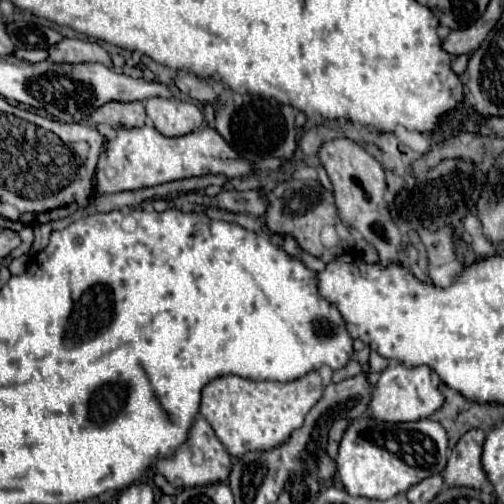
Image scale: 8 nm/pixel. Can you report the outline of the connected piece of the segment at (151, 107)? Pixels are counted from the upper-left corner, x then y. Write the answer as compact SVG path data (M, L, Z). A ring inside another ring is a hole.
M149 98L145 102L147 116L153 126L169 138L185 136L203 128L203 110L195 102L179 102L179 98Z

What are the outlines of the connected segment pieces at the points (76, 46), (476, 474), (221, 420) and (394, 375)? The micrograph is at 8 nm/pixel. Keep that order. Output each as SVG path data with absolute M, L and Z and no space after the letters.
M65 38L59 44L49 48L49 60L61 64L61 62L69 62L69 64L81 64L81 62L101 62L107 68L113 68L111 56L105 48L101 48L97 42L85 42L85 40L73 40L73 38Z
M473 428L461 436L461 440L453 448L451 458L447 462L447 468L443 472L447 486L485 488L489 484L487 474L481 466L483 442L485 442L485 432L481 428Z
M317 372L293 382L253 382L241 376L223 376L203 388L201 416L211 424L229 456L241 458L245 452L273 450L287 442L291 432L303 426L307 412L321 396L323 384Z
M393 362L397 366L387 366L381 372L381 380L375 384L375 396L369 404L369 412L377 420L385 422L411 422L429 418L435 410L445 404L445 396L437 386L431 382L431 368L429 366L413 366L407 368L403 362Z

